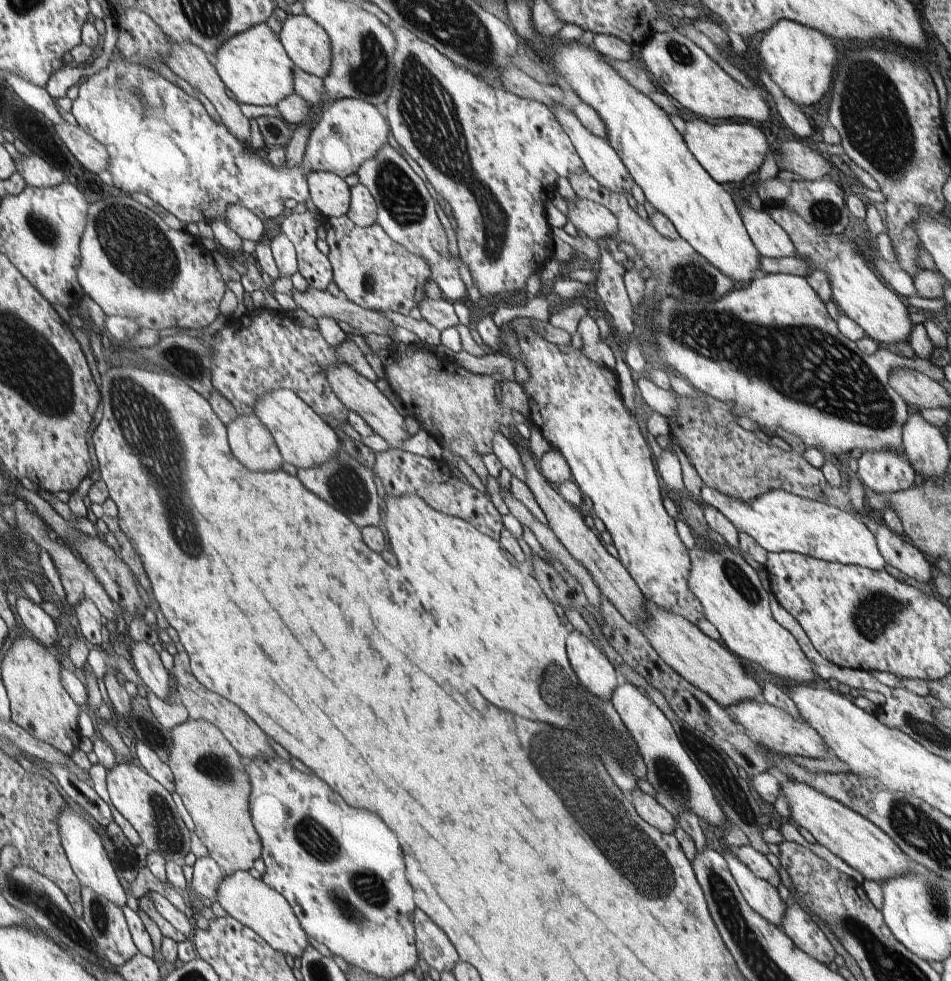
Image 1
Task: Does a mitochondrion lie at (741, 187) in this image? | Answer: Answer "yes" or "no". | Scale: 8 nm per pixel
no

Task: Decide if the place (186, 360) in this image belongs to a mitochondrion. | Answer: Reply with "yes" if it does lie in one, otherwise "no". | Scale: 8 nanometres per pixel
yes

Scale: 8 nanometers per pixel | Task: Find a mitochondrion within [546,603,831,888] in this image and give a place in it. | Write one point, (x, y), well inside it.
(733, 794)

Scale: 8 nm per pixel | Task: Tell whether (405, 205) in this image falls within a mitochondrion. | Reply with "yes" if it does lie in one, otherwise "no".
yes

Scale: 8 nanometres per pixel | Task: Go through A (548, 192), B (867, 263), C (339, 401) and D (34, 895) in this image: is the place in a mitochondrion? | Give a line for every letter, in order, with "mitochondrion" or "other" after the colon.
A: other
B: other
C: other
D: mitochondrion

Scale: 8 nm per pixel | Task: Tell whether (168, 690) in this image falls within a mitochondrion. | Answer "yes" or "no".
no

